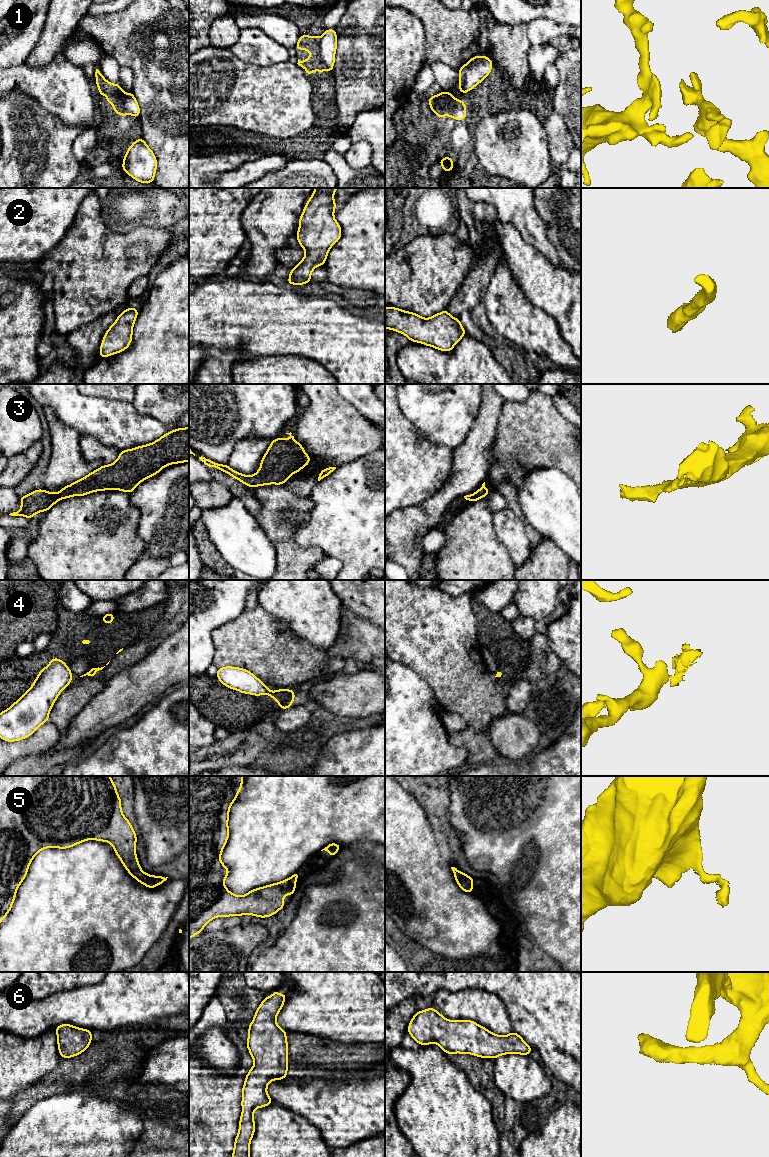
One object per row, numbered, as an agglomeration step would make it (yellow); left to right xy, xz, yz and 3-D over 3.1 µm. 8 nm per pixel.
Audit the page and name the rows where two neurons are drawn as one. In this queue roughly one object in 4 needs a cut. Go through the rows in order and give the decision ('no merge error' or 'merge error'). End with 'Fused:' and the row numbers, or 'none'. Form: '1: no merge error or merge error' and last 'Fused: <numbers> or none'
1: merge error
2: no merge error
3: no merge error
4: merge error
5: no merge error
6: no merge error
Fused: 1, 4

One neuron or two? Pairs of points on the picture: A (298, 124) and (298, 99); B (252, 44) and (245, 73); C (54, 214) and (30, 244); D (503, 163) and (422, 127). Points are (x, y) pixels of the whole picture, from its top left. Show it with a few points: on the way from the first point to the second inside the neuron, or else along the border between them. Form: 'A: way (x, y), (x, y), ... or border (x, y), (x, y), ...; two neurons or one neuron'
A: way (298, 118), (298, 105); one neuron
B: border (228, 49), (245, 62), (259, 66), (270, 66); two neurons
C: way (47, 221), (31, 237); one neuron
D: border (473, 134), (474, 153), (479, 163); two neurons

